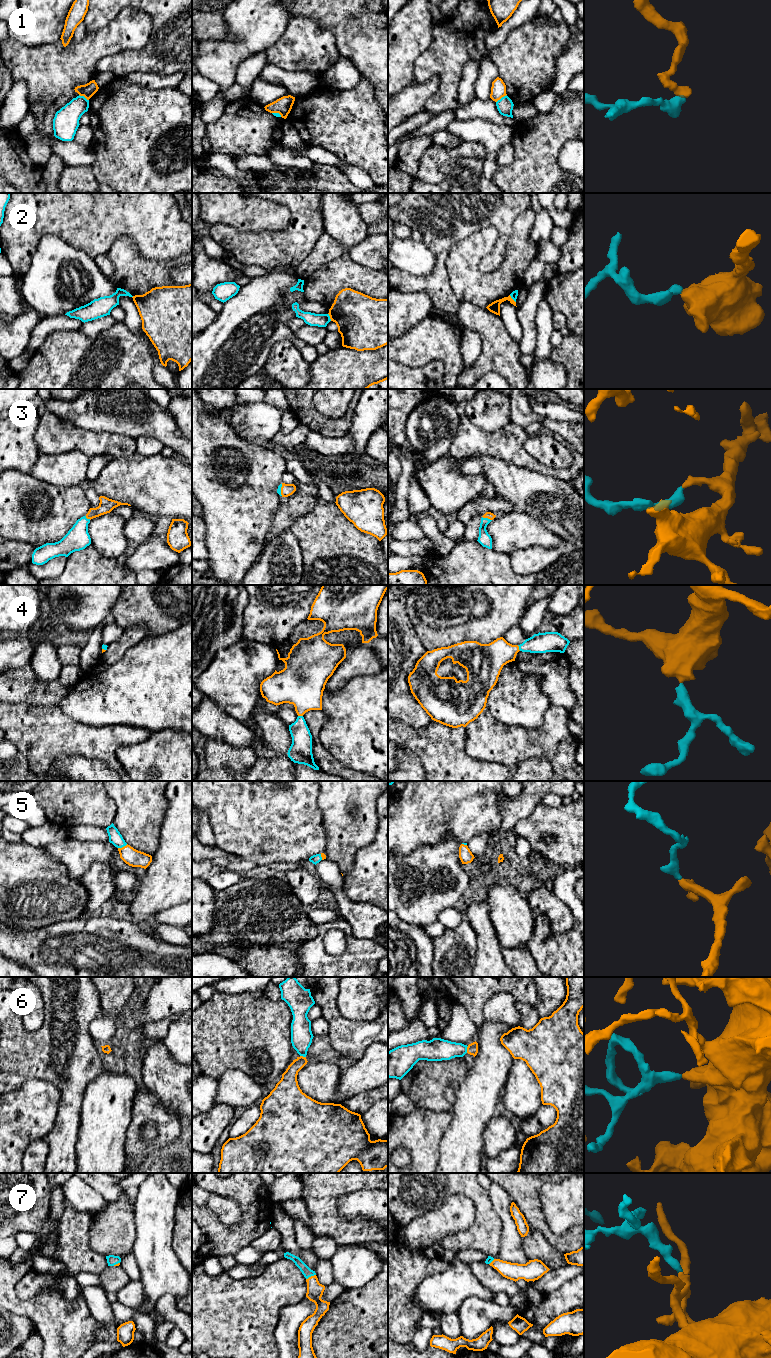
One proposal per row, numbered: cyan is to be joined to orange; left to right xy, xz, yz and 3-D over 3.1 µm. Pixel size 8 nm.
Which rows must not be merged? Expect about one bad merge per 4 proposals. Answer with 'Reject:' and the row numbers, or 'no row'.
Reject: 1, 2

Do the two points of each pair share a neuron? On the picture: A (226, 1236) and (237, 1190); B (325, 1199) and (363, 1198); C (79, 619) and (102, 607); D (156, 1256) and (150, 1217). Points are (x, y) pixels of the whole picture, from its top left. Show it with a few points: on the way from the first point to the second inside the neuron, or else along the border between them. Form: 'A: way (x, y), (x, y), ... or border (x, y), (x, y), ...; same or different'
A: way (239, 1230), (248, 1221), (247, 1203); same
B: border (360, 1190), (338, 1197), (337, 1214), (342, 1219); different
C: way (85, 613), (91, 607), (96, 607); same
D: way (155, 1246), (154, 1227); same

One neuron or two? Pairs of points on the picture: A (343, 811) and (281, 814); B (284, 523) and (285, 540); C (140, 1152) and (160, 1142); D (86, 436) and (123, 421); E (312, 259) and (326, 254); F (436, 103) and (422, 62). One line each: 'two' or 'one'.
A: two
B: two
C: one
D: two
E: one
F: one

